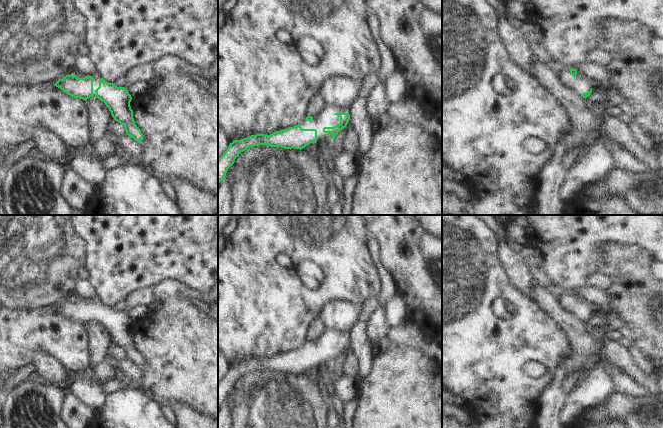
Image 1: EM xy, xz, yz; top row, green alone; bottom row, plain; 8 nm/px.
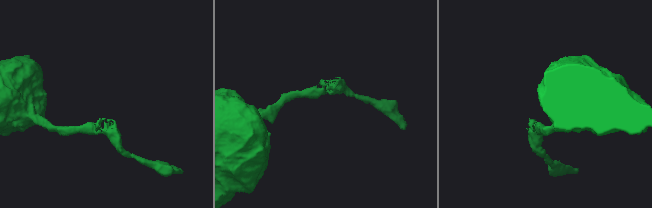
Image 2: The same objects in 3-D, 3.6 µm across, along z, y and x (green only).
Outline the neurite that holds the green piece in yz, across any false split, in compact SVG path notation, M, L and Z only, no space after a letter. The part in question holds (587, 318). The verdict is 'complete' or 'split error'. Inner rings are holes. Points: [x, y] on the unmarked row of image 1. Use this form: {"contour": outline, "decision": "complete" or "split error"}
{"contour": "M555 291L555 297L563 309L575 314L583 322L591 319L593 305L587 298L566 291Z", "decision": "split error"}

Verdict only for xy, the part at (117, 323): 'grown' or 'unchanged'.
grown

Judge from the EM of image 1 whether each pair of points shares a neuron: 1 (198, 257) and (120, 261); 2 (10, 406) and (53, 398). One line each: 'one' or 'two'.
1: one
2: one

